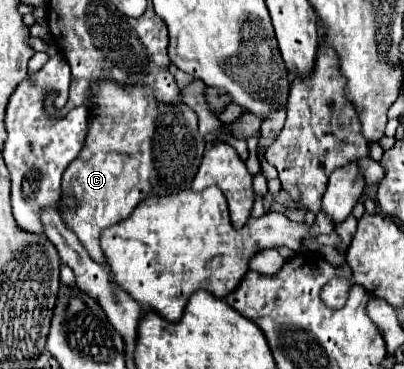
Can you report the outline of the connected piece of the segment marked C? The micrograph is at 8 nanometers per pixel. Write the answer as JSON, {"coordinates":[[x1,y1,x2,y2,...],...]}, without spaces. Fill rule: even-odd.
{"coordinates":[[102,80,98,84,94,84,90,88,92,94,92,112,90,112,90,122,88,122,88,132,86,132,86,140,84,146,78,154,78,158,74,158,74,162,70,162,70,166,66,168,66,174,62,176,62,192,64,194,74,194,74,198,78,200,76,208,66,208,60,206,60,214,66,222,66,226,70,226,70,230,74,230,74,234,78,234,80,242,84,244,84,248,88,250,90,258,94,258,96,262,104,264,104,252,100,248,100,232,120,220,126,220,130,216,130,212,146,198,150,196,166,196,166,194,176,194,180,192,180,186,186,188,190,180,194,180,198,166,202,162,204,150,206,150,206,142,202,138,202,134,198,132,198,116,192,108,188,108,182,98,176,104,164,104,158,102,154,98,154,90,150,86,142,86,142,84,134,84,134,86,124,86,112,80]]}

